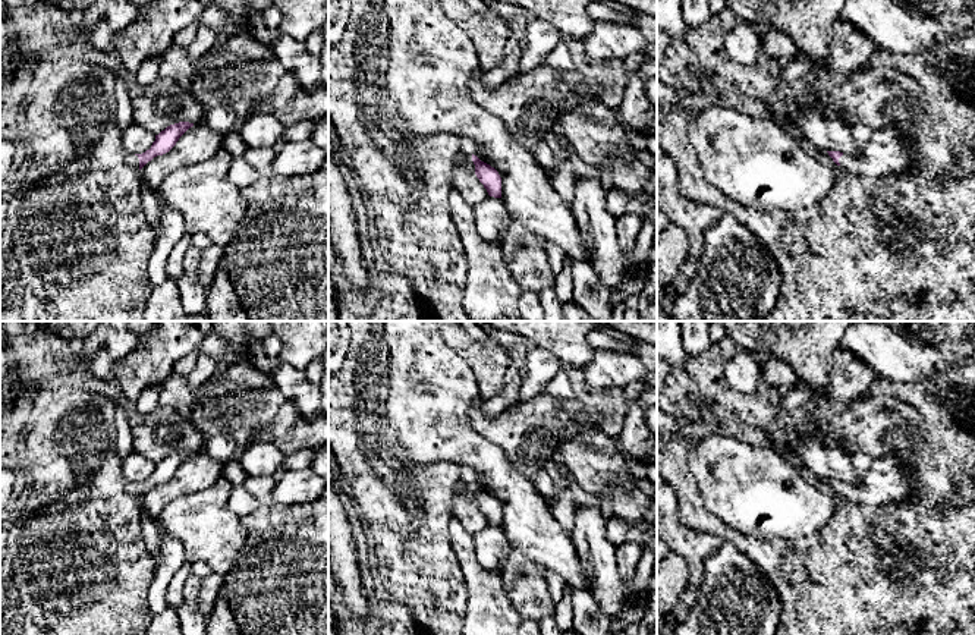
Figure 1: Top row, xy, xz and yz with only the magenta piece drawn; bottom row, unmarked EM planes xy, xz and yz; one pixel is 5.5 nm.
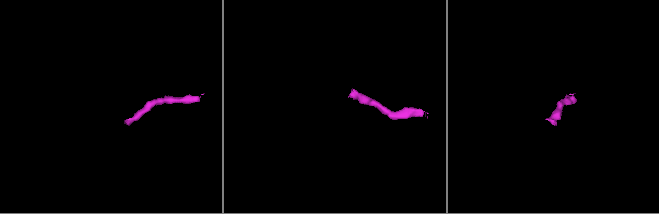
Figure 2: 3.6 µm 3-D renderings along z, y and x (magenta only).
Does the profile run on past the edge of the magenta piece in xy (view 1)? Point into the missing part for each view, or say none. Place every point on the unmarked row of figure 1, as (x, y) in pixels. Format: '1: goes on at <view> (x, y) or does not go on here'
1: goes on at xy (132, 489)

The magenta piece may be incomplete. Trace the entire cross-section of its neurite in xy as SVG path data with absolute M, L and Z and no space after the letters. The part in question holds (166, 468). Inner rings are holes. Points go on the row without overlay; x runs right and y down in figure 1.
M179 450L167 455L164 459L155 463L155 469L152 471L151 477L147 478L145 481L142 482L126 481L125 485L126 491L130 496L141 499L154 485L169 481L176 474L179 466L192 455L194 452L189 450Z

